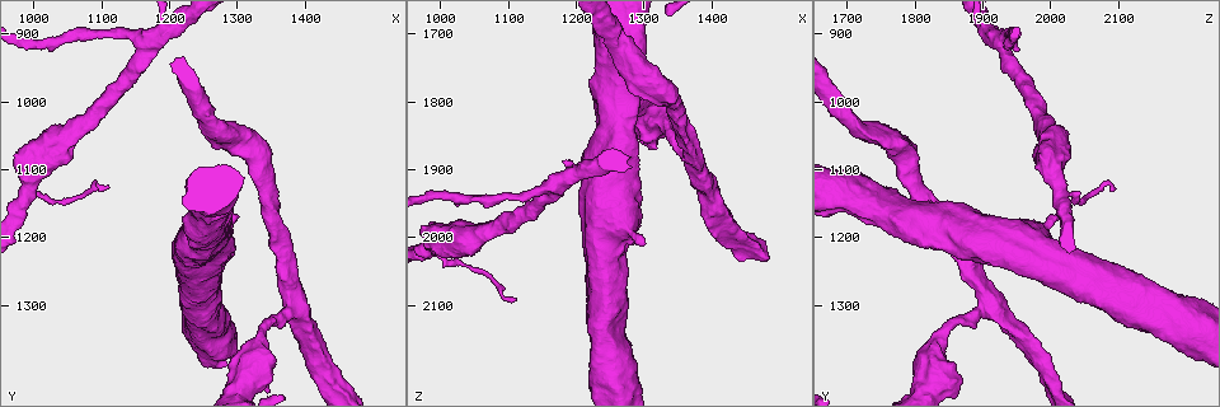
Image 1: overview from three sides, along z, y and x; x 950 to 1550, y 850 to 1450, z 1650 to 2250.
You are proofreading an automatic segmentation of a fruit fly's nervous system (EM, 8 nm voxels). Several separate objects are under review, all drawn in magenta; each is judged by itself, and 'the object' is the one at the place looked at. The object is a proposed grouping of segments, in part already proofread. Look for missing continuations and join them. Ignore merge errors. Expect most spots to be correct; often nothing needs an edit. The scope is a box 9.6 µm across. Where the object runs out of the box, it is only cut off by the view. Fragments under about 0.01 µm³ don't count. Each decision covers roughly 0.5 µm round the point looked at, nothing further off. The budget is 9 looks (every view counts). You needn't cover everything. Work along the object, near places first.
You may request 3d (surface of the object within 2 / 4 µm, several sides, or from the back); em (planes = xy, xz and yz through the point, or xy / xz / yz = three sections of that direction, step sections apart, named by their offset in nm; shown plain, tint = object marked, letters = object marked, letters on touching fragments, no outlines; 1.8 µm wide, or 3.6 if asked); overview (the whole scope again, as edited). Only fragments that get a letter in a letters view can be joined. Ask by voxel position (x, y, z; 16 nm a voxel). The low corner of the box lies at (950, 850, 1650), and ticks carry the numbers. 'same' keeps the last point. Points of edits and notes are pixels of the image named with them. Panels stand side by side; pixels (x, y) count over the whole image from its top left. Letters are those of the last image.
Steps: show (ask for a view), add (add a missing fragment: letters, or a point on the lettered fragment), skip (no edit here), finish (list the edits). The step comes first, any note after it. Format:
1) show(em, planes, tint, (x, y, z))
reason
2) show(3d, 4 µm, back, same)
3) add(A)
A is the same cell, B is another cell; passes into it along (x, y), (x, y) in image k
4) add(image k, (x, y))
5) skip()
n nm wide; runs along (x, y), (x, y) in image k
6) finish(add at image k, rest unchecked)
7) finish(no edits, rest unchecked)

show(3d, 4 µm, (1300, 1170, 2005))
free end

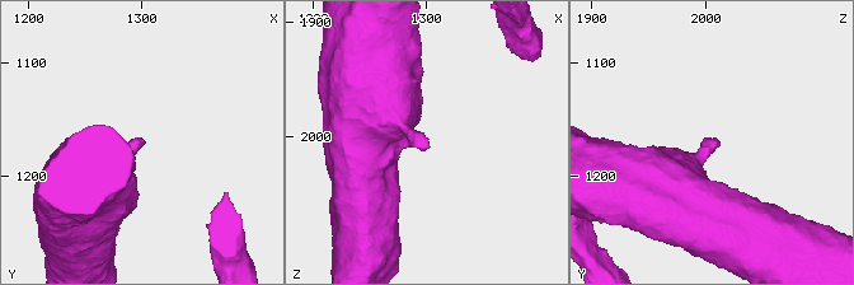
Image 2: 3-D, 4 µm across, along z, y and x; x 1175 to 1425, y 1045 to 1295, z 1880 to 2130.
show(em, planes, letters, (1302, 1168, 2010))
need the tissue

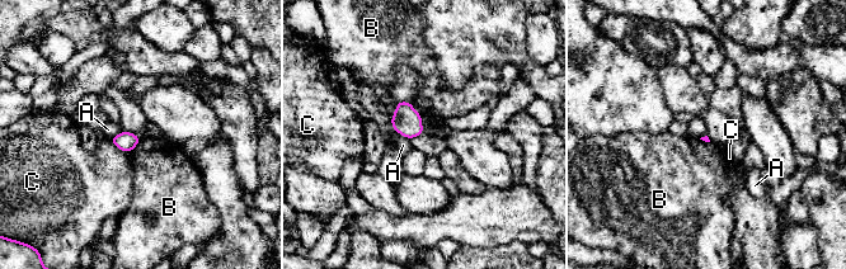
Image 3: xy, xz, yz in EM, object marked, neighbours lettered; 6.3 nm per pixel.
skip()
A touches over 200 nm; A, B and C are other cells; border along (141, 141), (130, 154) in image 3; no lettered fragment goes on from it

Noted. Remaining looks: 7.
show(3d, 4 µm, back, (1040, 1060, 2000))

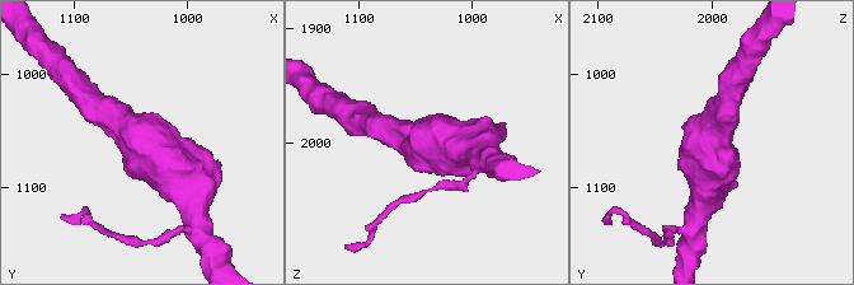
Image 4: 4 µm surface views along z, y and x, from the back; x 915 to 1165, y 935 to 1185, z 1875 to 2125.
show(em, 3.6 µm, planes, tint, (1040, 1058, 2000))

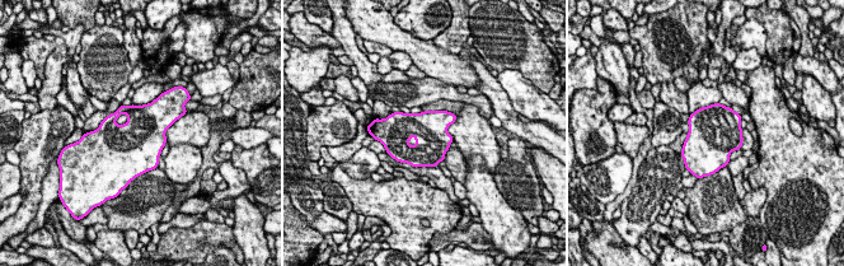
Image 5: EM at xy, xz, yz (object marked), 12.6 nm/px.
show(em, 3.6 µm, planes, letters, same)

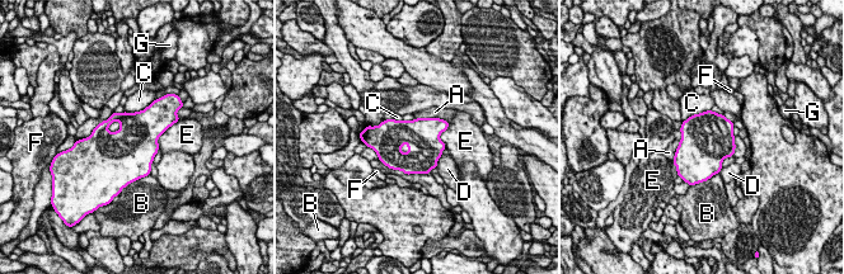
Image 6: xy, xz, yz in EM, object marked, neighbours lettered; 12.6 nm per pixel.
skip()
A, B, C, D, E, F and G are other cells; border along (449, 122), (440, 136), (445, 147) in image 6; none of them fits

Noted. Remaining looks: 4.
show(em, xy, step 8, tint, (1110, 1125, 2095))
free end

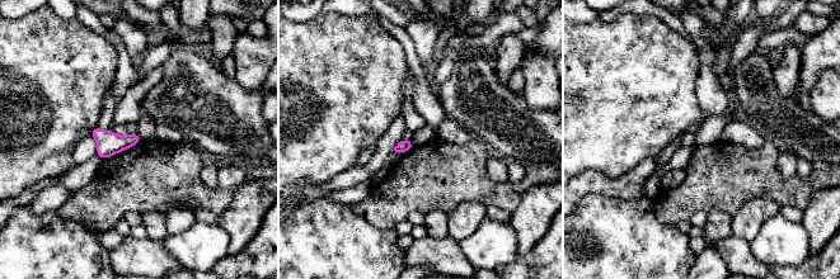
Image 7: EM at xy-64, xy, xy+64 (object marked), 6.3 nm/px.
show(em, planes, letters, same)

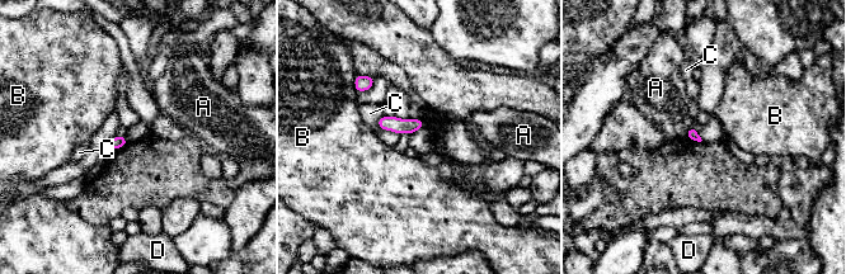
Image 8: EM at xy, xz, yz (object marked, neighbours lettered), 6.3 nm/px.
skip()
A, B, C and D are other cells; no lettered fragment goes on from it

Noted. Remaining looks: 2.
show(em, planes, plain, (1335, 1370, 1825))
thick turns thin

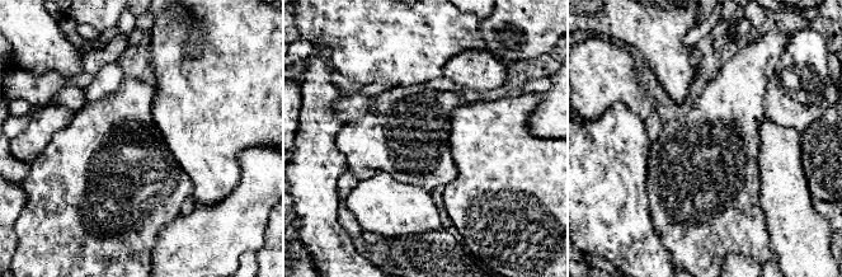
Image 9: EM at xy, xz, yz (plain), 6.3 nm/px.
show(em, planes, letters, same)

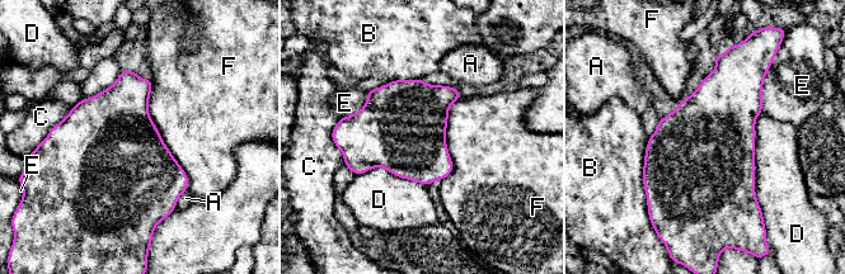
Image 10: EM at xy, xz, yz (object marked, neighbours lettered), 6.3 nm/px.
skip()
A, B, C, D, E and F are other cells; none of them fits

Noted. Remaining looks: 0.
finish(no edits, rest unchecked)

